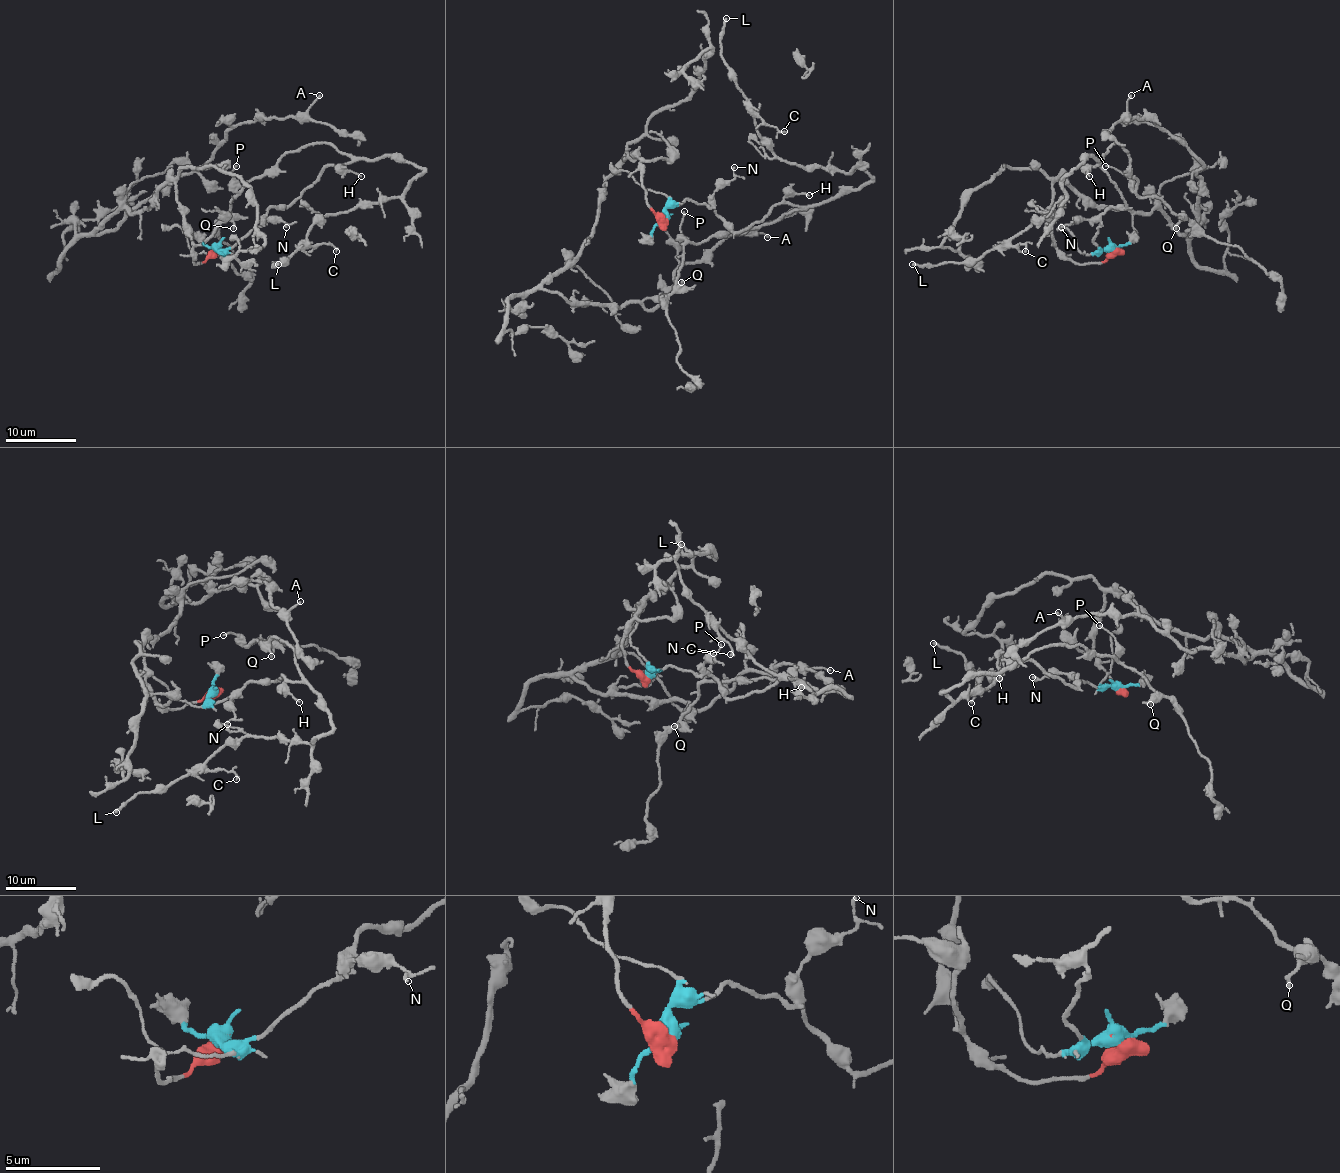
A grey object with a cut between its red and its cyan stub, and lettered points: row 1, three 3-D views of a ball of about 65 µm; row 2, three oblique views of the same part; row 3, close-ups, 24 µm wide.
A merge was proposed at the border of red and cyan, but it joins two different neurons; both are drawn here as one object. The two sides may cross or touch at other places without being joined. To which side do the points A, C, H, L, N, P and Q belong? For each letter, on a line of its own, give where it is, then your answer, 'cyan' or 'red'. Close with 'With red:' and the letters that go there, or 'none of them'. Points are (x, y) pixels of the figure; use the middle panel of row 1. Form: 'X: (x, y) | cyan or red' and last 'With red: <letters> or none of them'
A: (767, 237) | red
C: (784, 131) | cyan
H: (809, 195) | cyan
L: (726, 18) | cyan
N: (734, 167) | cyan
P: (684, 211) | cyan
Q: (681, 282) | cyan
With red: A

